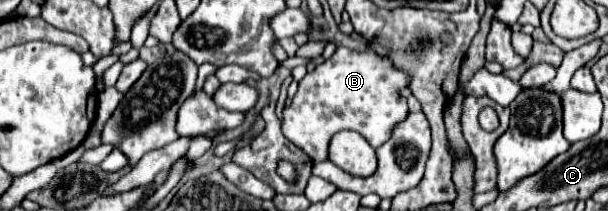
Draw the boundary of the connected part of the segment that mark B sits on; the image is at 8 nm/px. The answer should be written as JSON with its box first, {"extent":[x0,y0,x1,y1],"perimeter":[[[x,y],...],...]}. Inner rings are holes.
{"extent":[282,47,408,163],"perimeter":[[[338,47],[330,59],[316,65],[316,69],[298,83],[292,105],[284,109],[282,131],[298,148],[306,151],[314,163],[326,159],[332,135],[342,129],[352,129],[366,137],[372,147],[378,147],[390,137],[392,125],[404,121],[408,115],[406,99],[398,95],[398,89],[406,87],[406,83],[408,75],[396,71],[386,57]]]}

